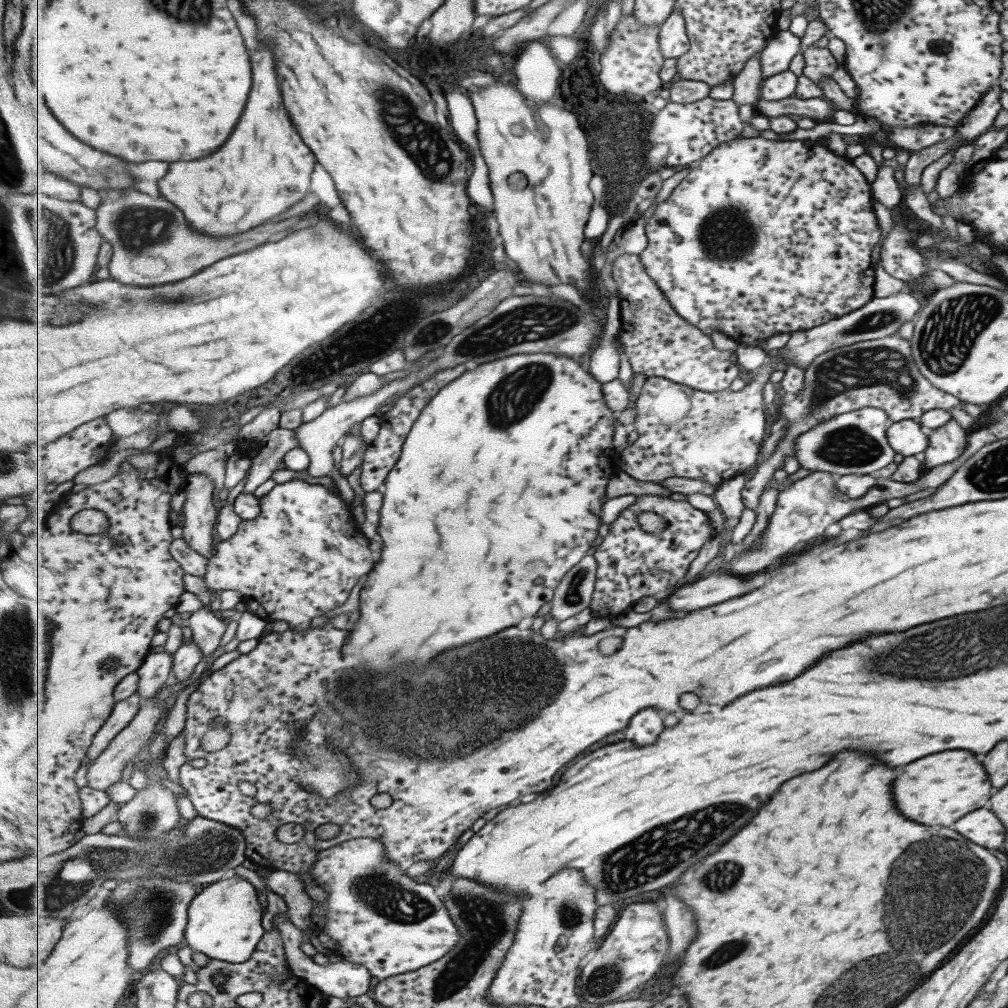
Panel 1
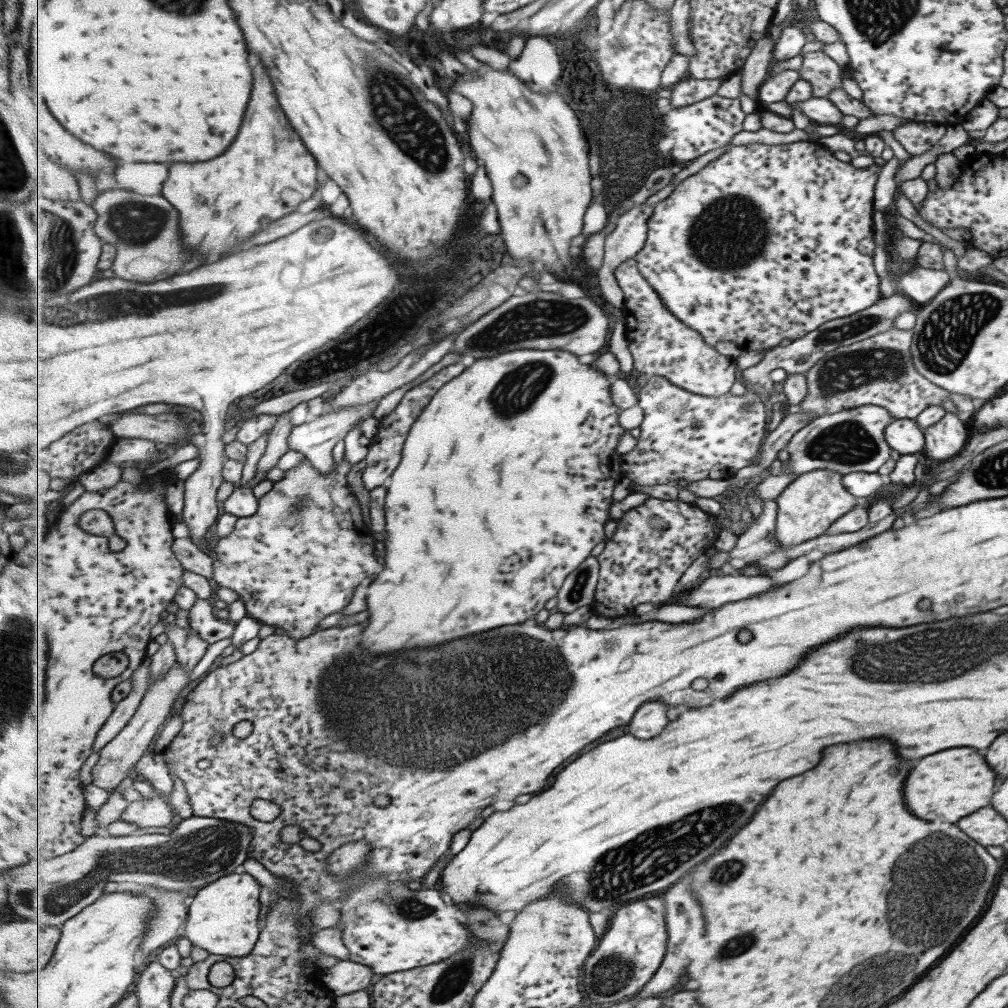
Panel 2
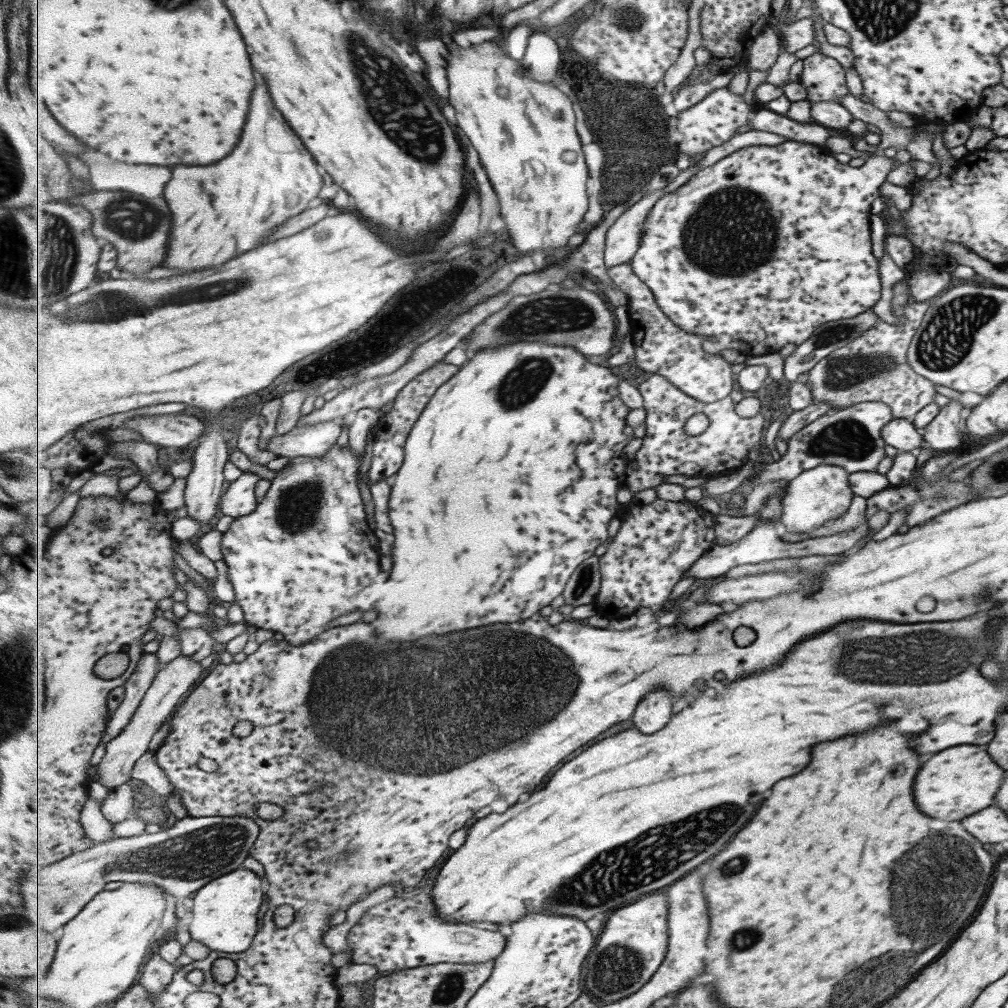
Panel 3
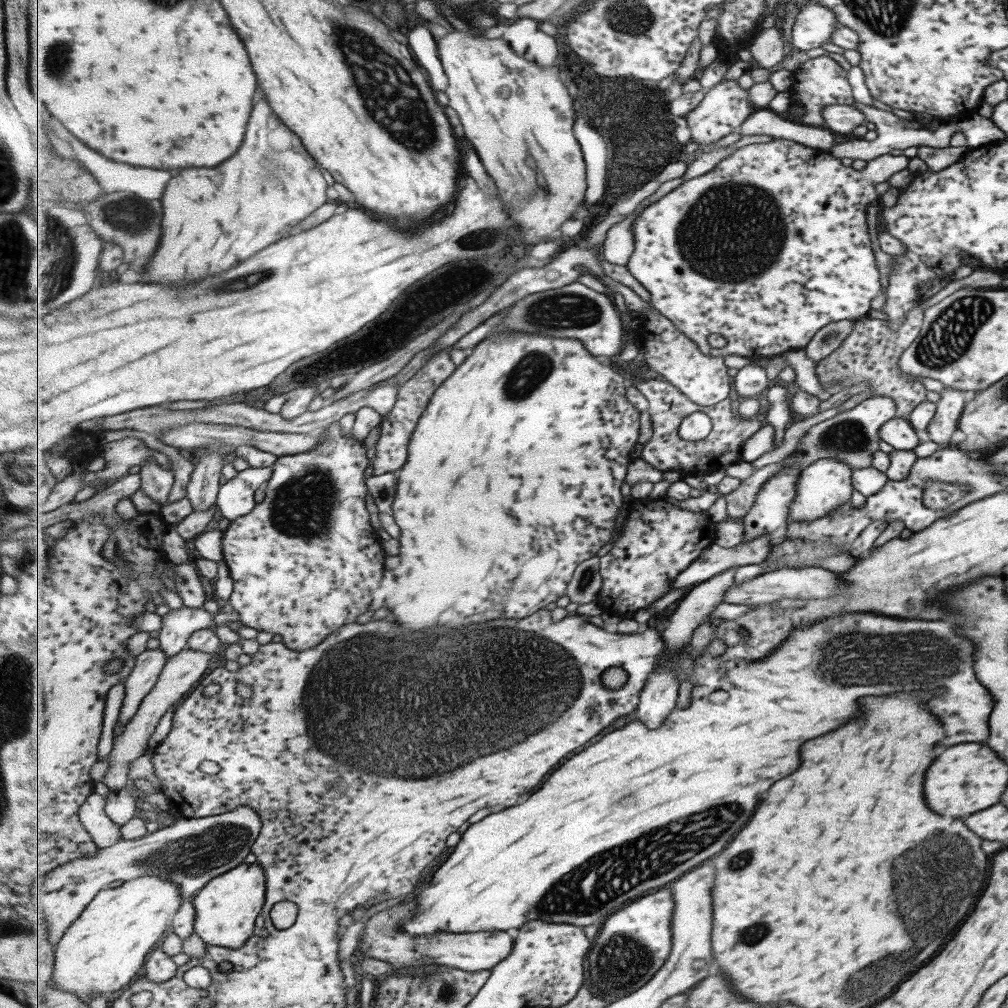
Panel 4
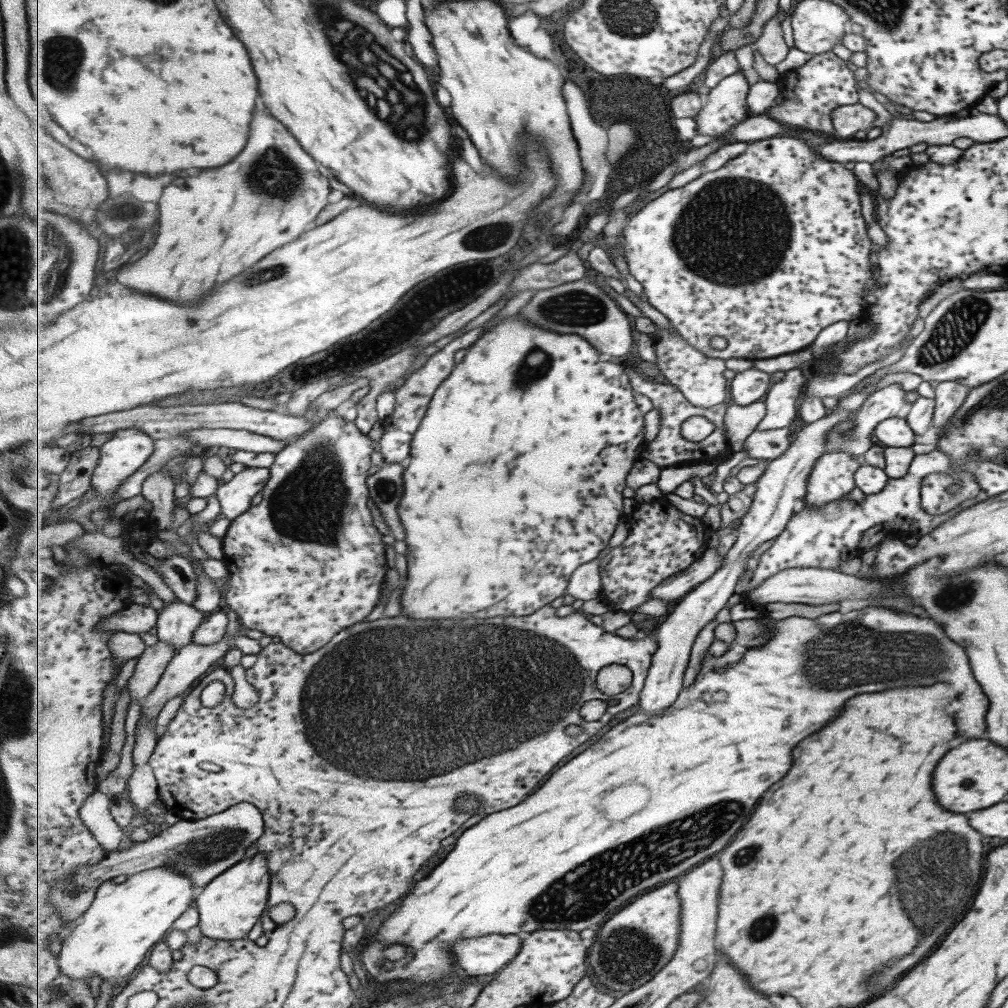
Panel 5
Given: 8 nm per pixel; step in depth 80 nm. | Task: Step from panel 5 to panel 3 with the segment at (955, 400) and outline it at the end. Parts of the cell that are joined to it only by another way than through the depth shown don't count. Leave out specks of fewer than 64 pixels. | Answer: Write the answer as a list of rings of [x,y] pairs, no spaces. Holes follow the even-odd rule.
[[[949,399],[947,404],[939,407],[939,412],[923,427],[923,445],[933,449],[933,453],[946,453],[964,448],[961,437],[959,437],[959,410],[962,404],[959,401]]]

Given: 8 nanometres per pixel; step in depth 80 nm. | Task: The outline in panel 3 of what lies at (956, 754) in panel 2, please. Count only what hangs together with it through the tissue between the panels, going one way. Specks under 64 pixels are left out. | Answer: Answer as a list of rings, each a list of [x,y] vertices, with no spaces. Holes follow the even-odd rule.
[[[961,744],[955,748],[947,748],[943,752],[937,752],[919,768],[915,782],[913,782],[913,798],[915,798],[917,808],[931,818],[947,816],[947,820],[961,820],[961,818],[993,804],[993,796],[995,796],[1001,780],[1003,780],[1003,770],[997,768],[997,764],[989,758],[989,754],[985,752],[985,746]]]

